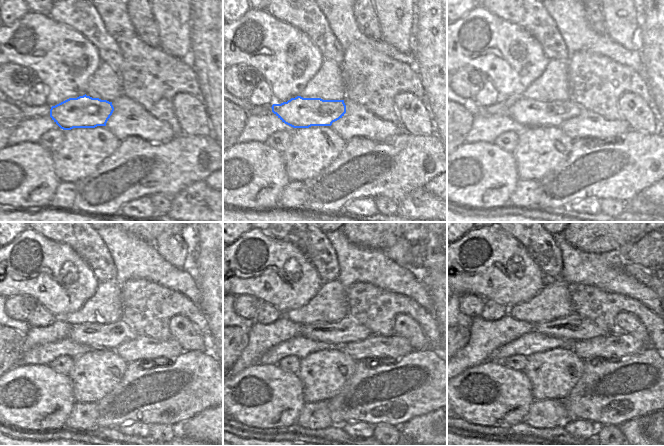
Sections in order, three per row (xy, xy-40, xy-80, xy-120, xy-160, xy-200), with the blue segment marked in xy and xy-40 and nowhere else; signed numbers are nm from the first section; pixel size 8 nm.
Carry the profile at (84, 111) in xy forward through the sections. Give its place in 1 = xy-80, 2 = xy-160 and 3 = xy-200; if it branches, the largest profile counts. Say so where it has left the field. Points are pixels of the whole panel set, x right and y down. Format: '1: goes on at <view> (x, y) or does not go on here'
1: goes on at xy-80 (530, 113)
2: goes on at xy-160 (347, 330)
3: goes on at xy-200 (572, 328)

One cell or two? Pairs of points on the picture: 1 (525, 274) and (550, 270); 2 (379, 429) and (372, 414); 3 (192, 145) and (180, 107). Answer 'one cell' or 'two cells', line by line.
1: two cells
2: two cells
3: two cells

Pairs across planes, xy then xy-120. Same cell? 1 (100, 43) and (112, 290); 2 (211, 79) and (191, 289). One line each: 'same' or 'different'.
1: different
2: different

